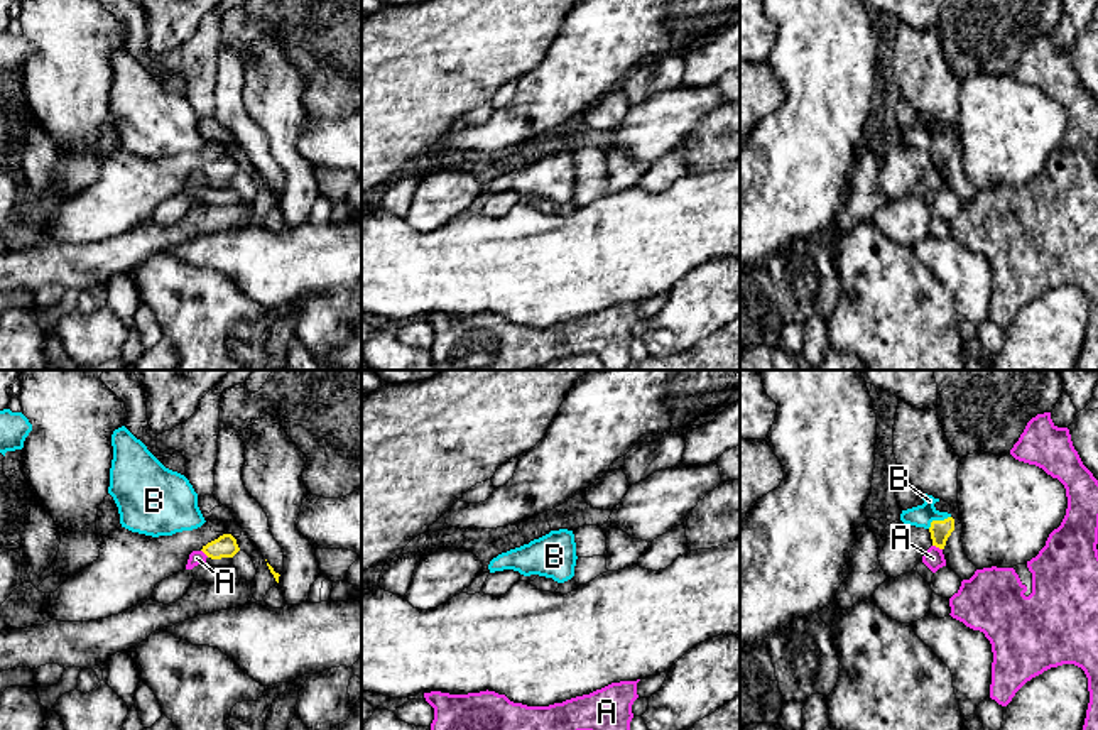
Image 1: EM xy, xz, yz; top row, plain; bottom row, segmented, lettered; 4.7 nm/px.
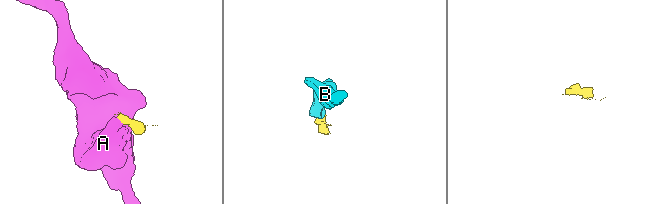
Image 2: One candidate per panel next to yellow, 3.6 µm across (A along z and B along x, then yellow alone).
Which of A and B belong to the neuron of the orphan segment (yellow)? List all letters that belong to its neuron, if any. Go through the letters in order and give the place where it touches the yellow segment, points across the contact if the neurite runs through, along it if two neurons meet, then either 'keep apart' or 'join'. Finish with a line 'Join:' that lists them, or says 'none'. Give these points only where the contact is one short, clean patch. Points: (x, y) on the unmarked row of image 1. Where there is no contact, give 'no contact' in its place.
A: contact yz (938, 168); border yz (933, 166), (941, 171); keep apart
B: contact yz (938, 142); way yz (940, 152), (938, 142), (921, 137); join
Join: B

